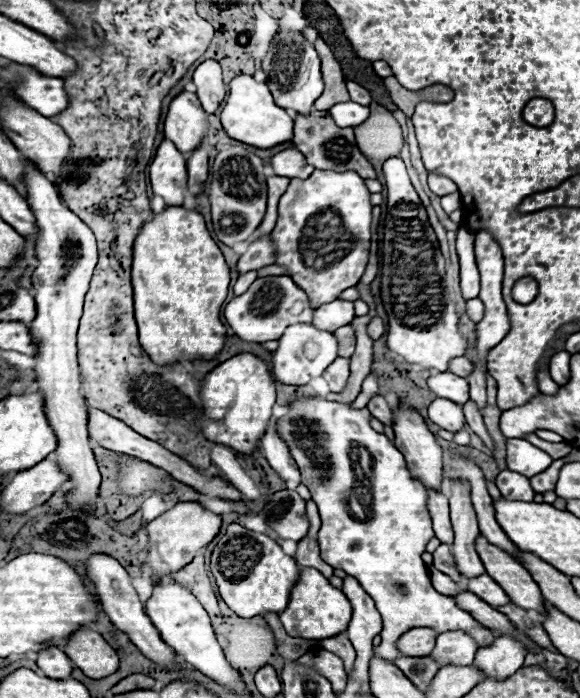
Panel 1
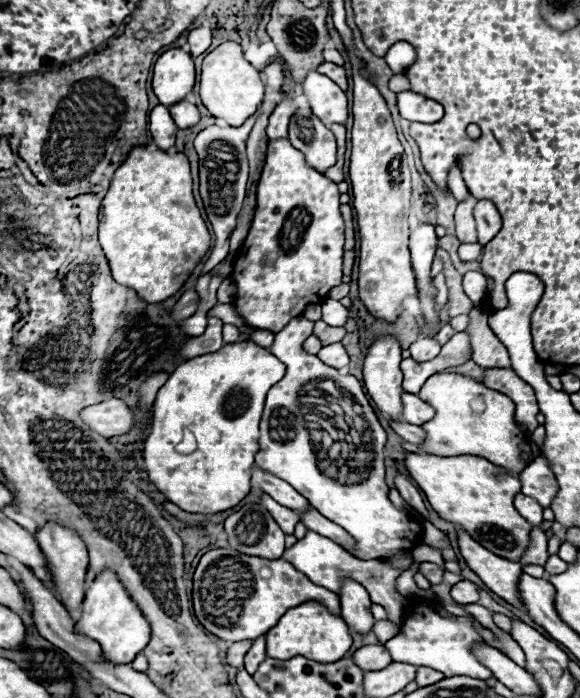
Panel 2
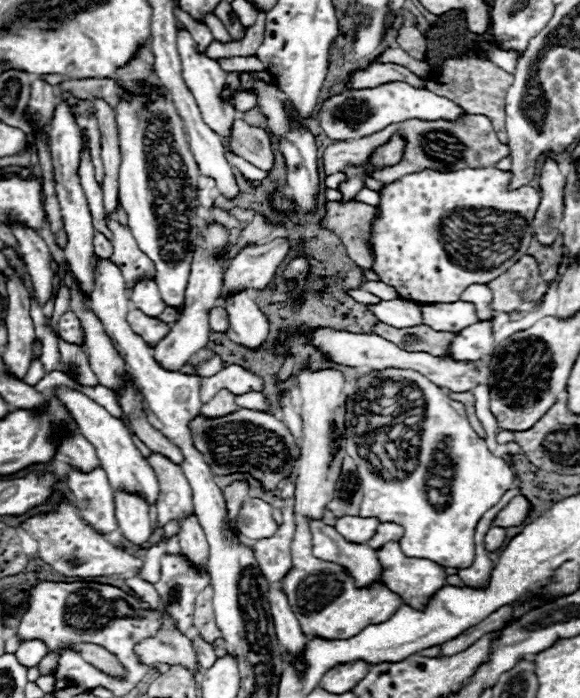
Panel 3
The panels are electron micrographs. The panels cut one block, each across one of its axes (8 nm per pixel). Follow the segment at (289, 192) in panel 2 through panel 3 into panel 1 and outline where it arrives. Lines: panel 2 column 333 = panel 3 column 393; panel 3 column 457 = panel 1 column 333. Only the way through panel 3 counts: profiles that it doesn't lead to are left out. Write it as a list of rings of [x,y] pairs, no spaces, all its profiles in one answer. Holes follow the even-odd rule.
[[[314,170],[306,180],[290,180],[288,190],[280,198],[278,222],[276,228],[272,230],[272,244],[276,246],[274,264],[284,266],[286,274],[296,282],[296,286],[304,288],[312,308],[328,304],[336,300],[340,292],[344,292],[346,288],[356,286],[360,276],[364,274],[370,248],[370,222],[372,222],[370,192],[356,172]]]

